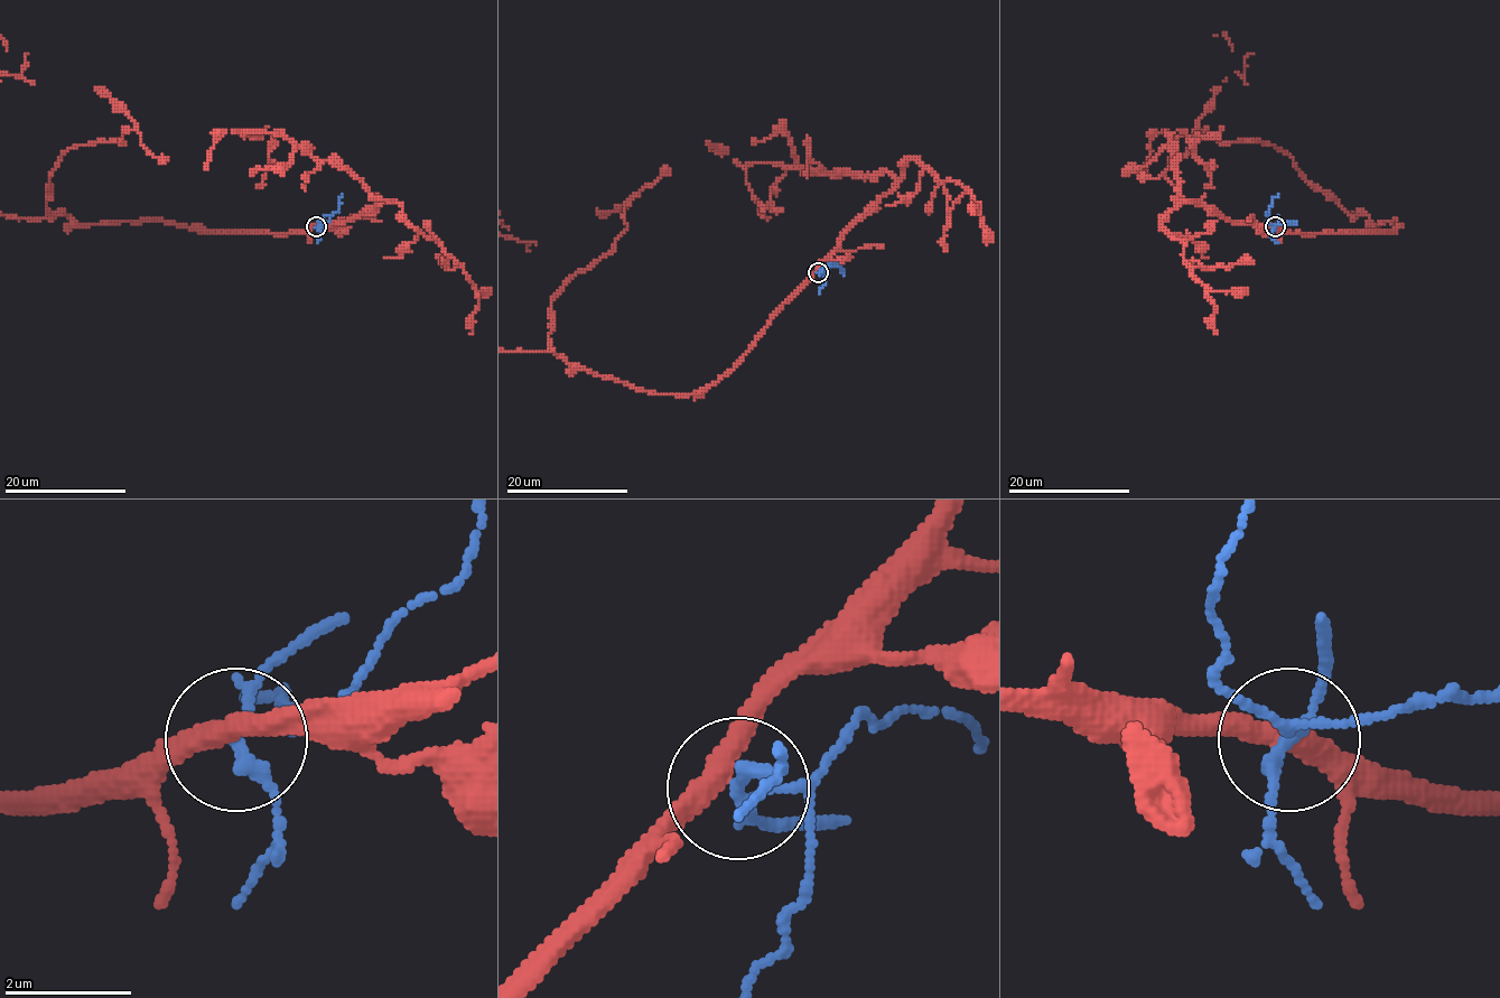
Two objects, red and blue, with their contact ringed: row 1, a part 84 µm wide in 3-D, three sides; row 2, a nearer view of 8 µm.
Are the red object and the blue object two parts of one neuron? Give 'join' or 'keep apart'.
keep apart

